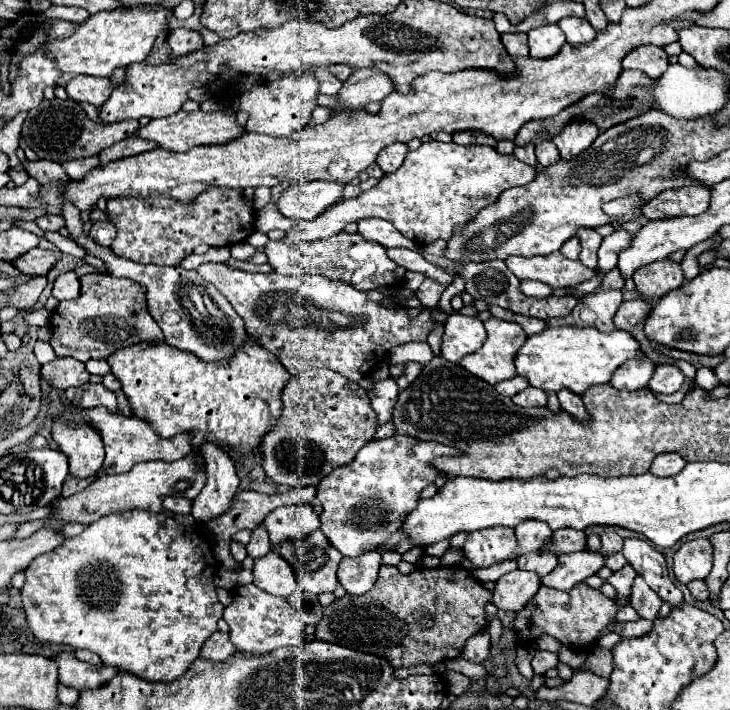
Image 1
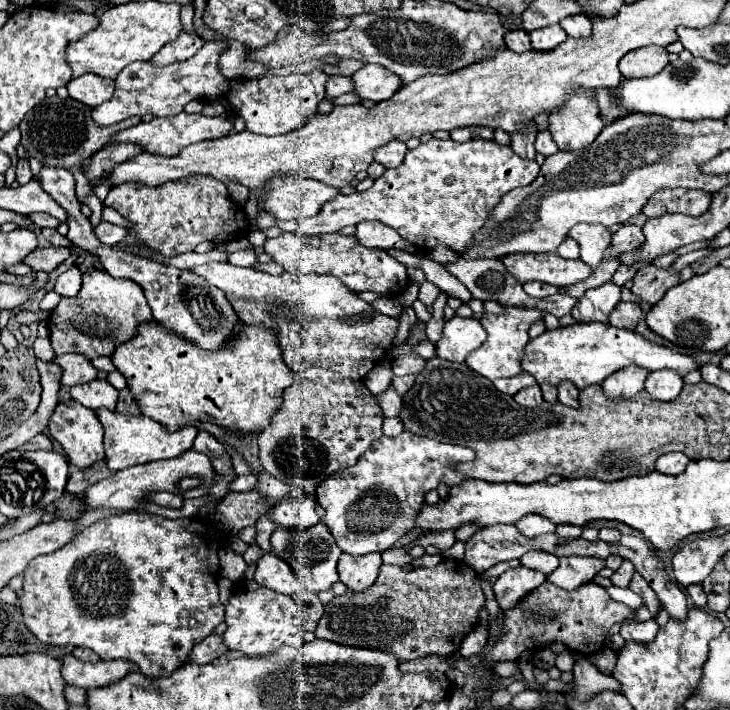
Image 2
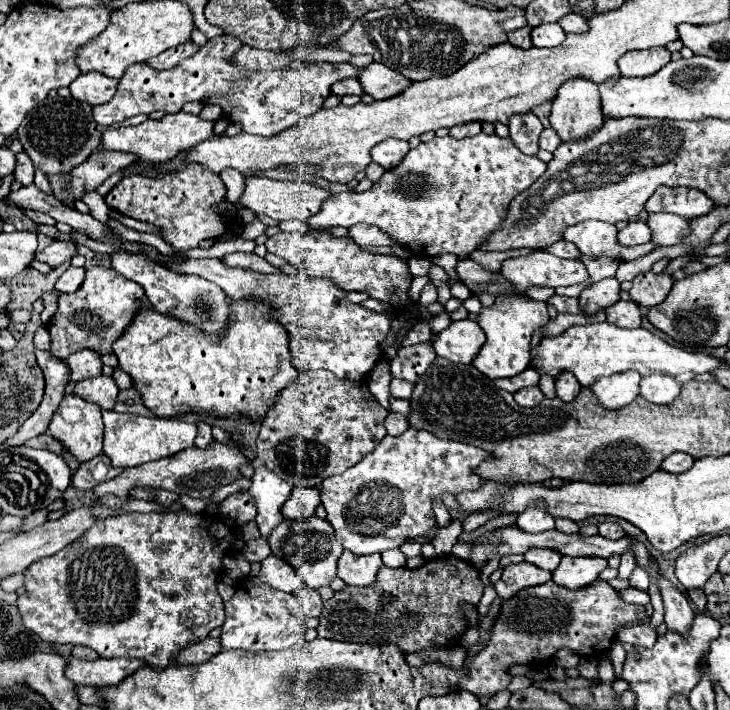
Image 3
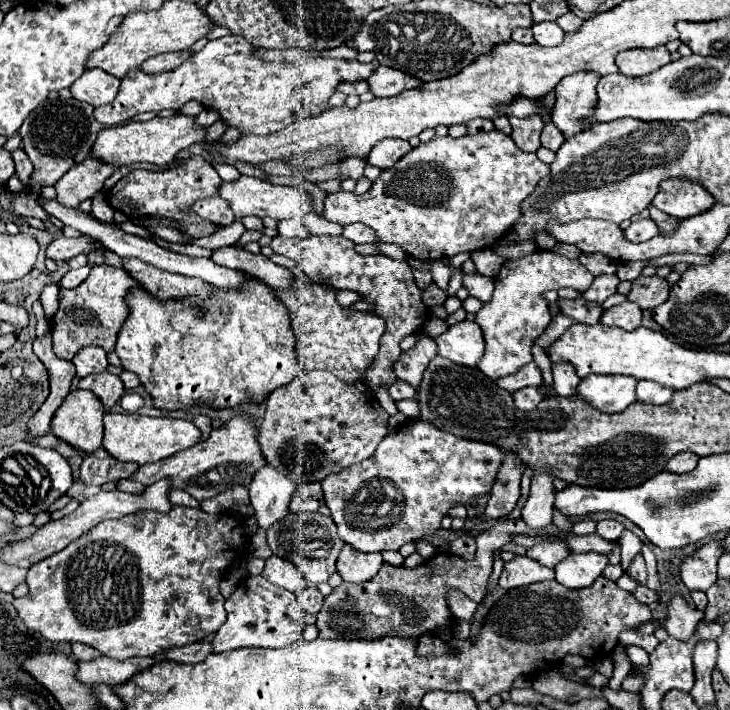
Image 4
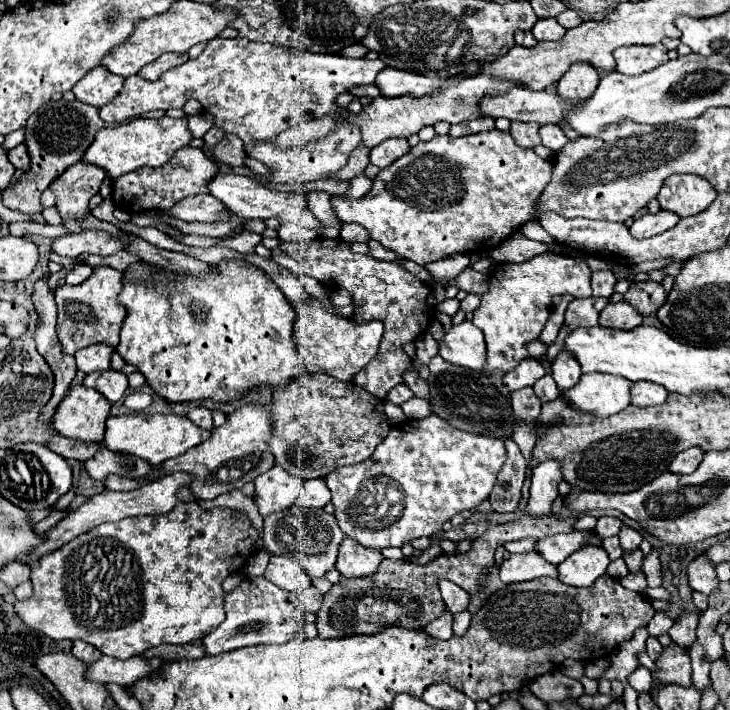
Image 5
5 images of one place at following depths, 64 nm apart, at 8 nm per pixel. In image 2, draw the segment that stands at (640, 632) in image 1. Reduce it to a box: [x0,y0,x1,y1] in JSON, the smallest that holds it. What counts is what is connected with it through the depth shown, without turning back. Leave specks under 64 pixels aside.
[620,620,658,644]

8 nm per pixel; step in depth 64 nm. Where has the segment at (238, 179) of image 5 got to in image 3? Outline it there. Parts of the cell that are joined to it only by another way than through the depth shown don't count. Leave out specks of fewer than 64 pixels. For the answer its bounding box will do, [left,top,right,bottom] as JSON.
[238,178,330,223]

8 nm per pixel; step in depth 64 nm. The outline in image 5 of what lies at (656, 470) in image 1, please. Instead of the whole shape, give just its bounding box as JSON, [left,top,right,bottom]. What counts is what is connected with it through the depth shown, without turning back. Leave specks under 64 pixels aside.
[670,448,704,474]

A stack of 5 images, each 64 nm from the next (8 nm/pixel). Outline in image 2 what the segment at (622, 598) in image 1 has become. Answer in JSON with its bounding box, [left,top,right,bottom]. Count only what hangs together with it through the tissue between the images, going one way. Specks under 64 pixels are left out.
[612,560,634,586]

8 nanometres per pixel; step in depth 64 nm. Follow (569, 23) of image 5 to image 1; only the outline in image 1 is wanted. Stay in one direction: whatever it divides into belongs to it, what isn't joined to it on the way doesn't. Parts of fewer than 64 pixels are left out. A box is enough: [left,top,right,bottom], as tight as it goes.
[558,18,596,44]

